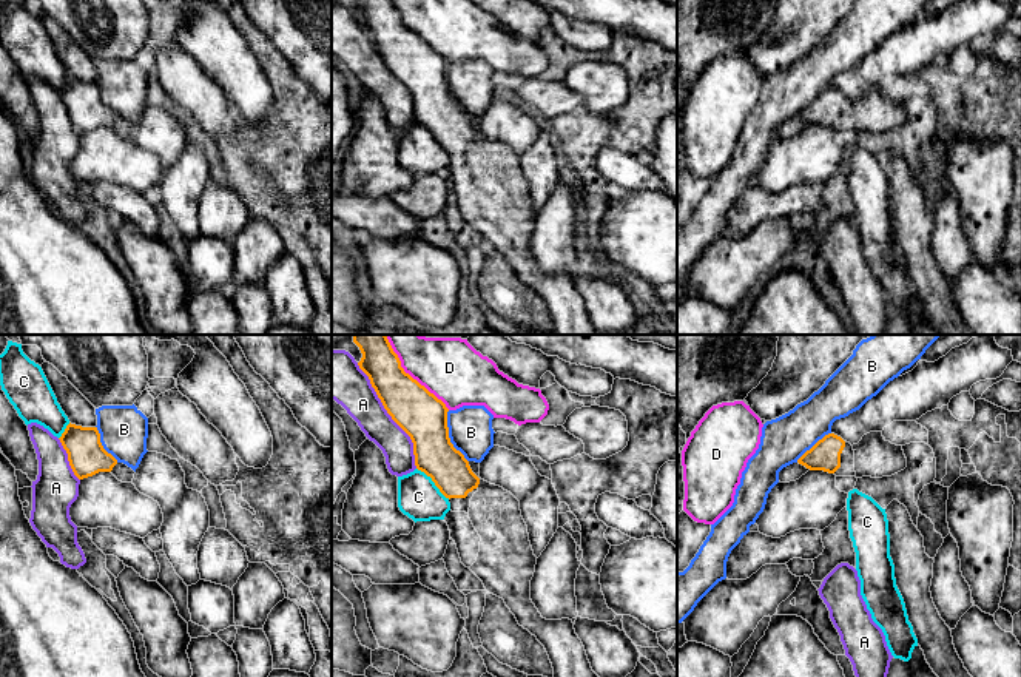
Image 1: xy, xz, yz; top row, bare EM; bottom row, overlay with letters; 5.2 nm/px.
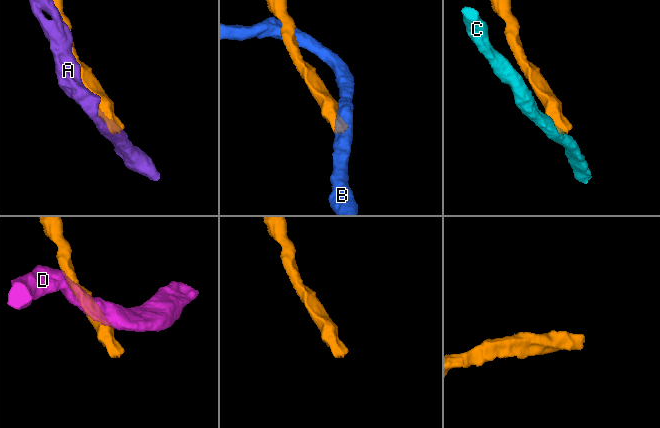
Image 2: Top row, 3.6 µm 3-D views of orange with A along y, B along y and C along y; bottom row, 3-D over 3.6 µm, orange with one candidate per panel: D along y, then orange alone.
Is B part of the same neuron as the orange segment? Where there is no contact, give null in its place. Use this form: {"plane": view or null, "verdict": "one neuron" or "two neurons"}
{"plane": "xz", "verdict": "two neurons"}

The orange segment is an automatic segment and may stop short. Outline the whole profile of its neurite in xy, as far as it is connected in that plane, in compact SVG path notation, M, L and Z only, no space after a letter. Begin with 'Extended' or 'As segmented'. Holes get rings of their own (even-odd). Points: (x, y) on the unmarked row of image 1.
Extended. M69 77L59 94L79 134L99 126L111 126L119 136L133 137L136 126L103 103L97 82L82 82Z

